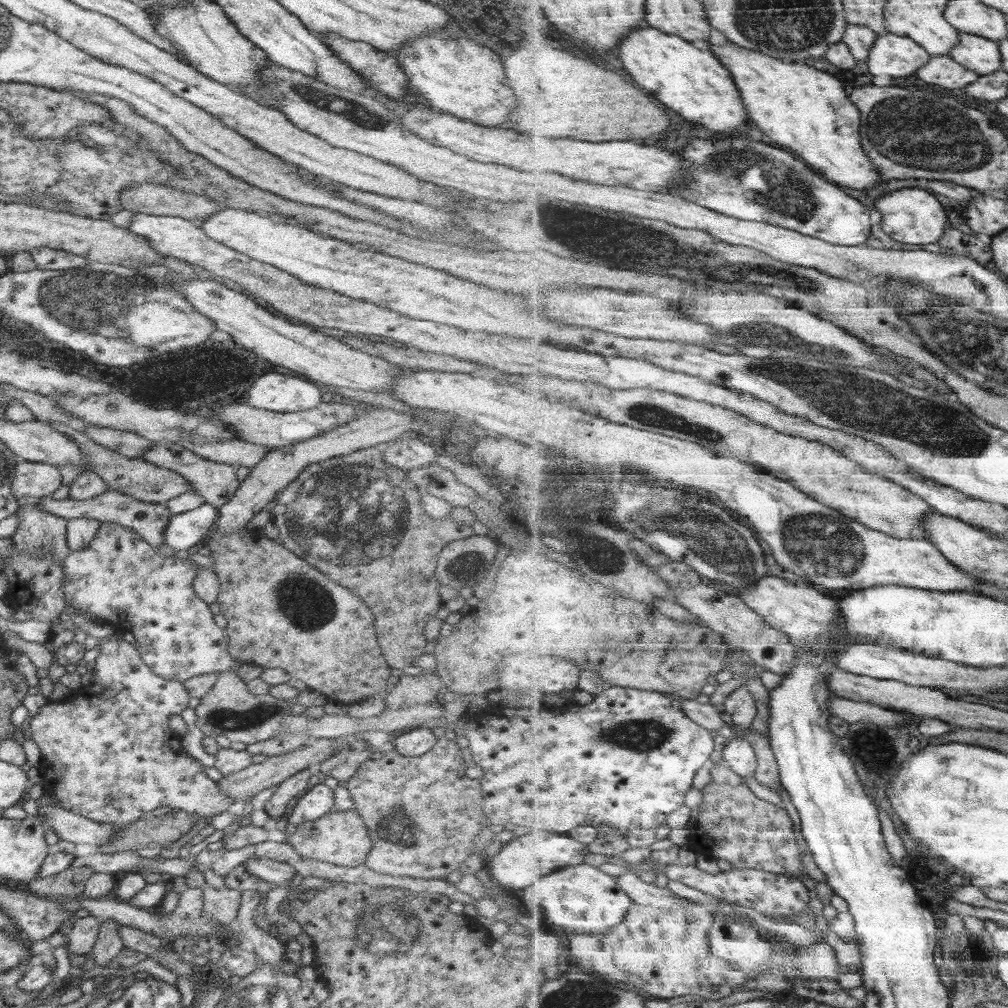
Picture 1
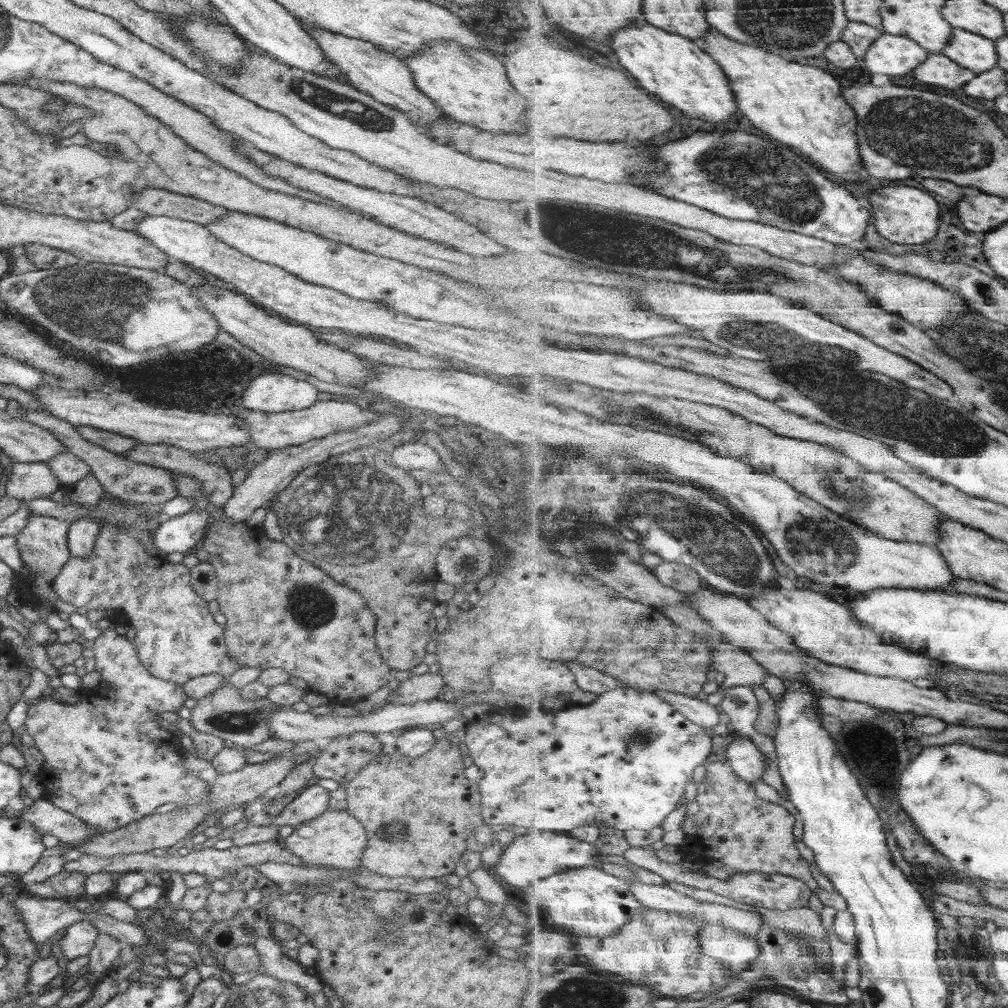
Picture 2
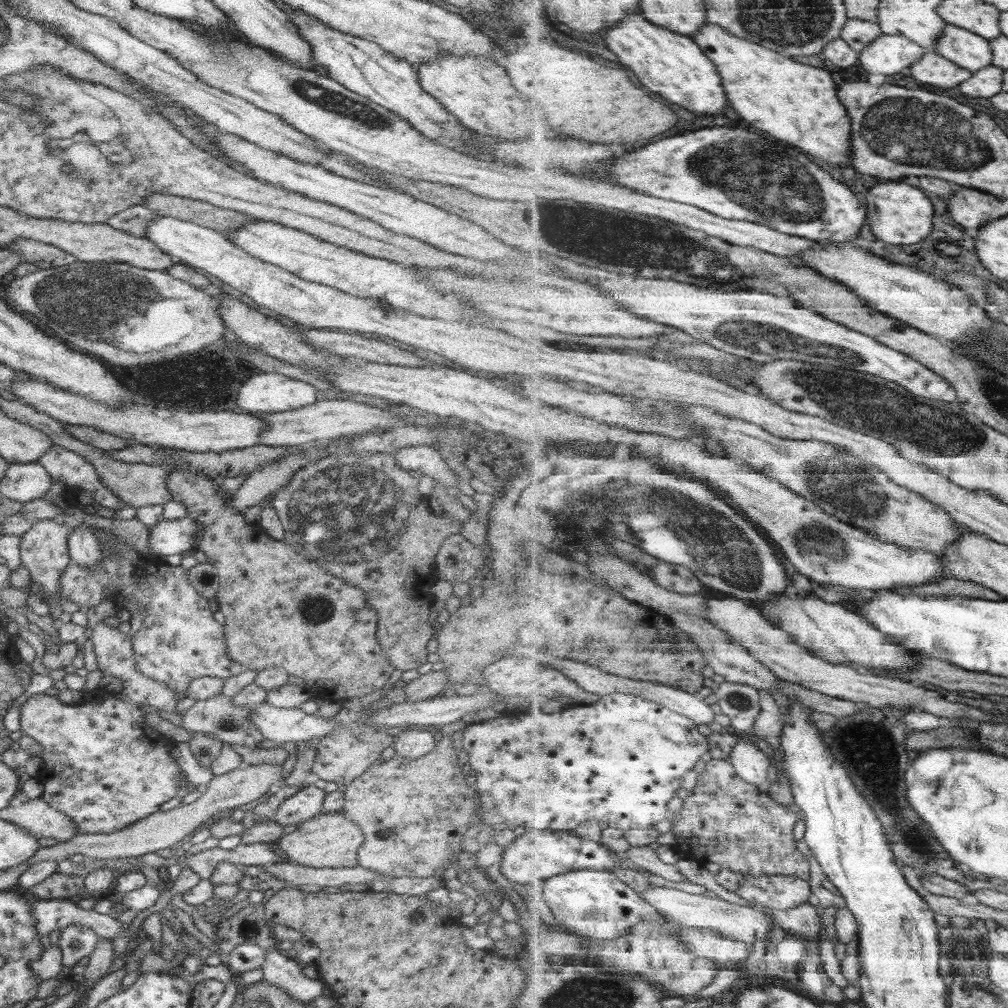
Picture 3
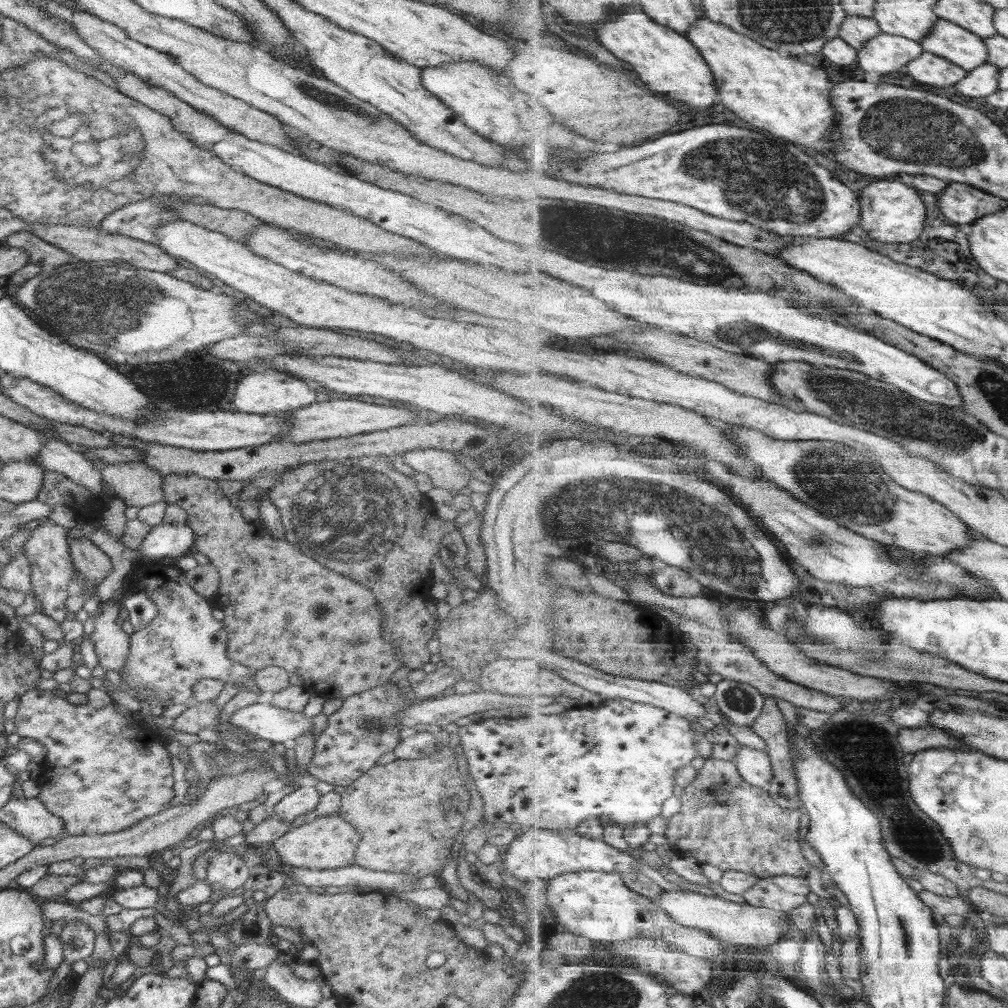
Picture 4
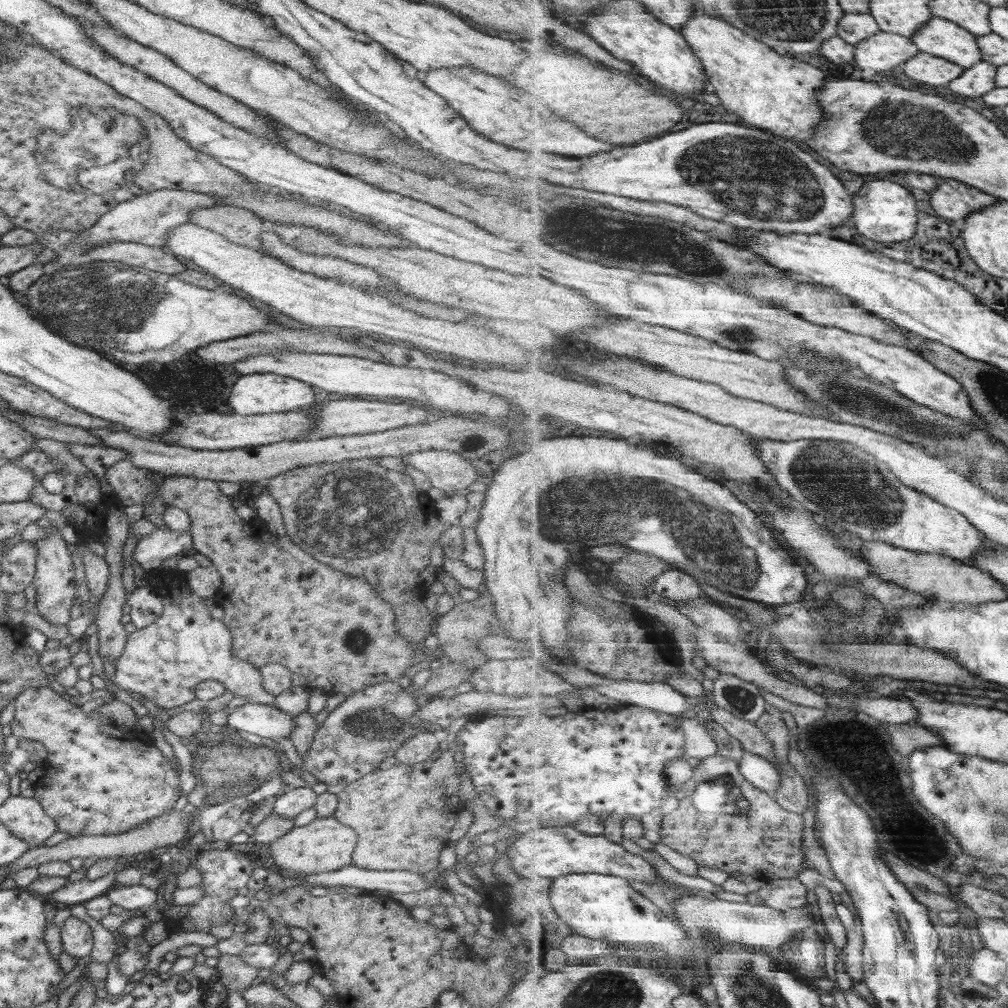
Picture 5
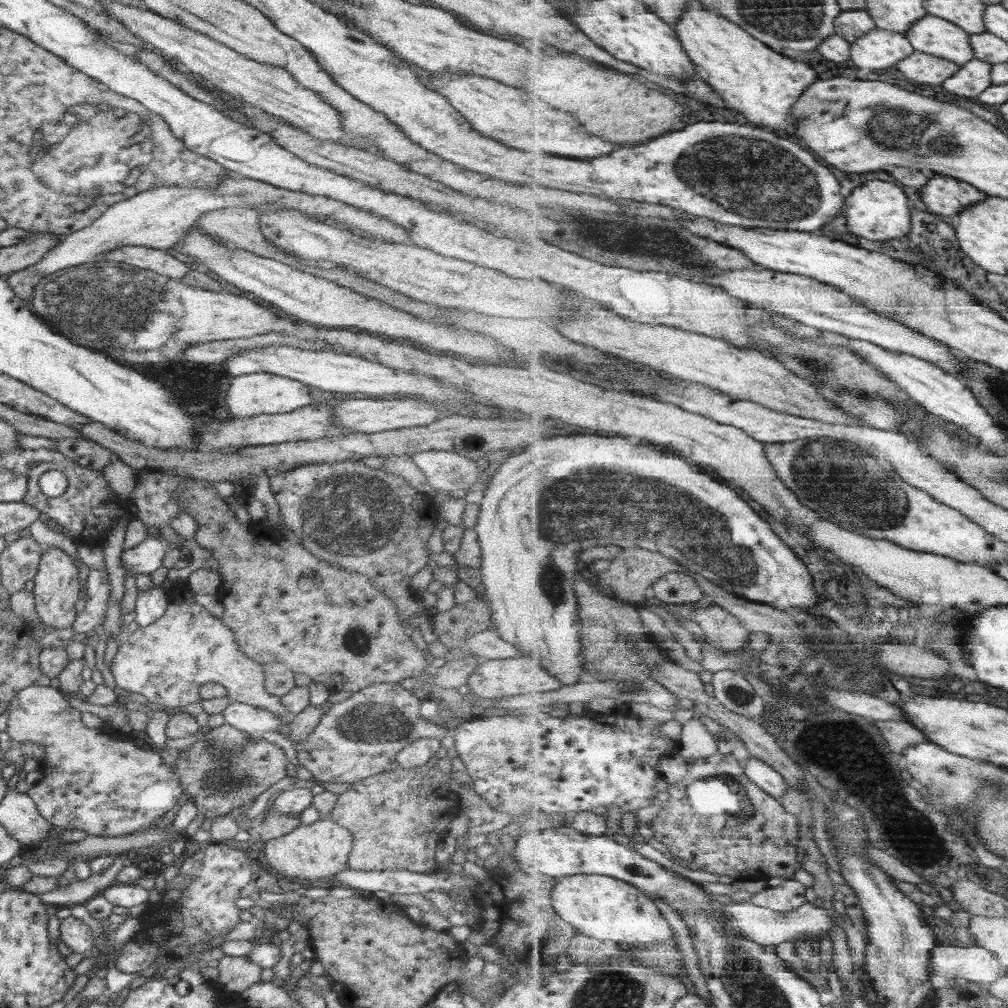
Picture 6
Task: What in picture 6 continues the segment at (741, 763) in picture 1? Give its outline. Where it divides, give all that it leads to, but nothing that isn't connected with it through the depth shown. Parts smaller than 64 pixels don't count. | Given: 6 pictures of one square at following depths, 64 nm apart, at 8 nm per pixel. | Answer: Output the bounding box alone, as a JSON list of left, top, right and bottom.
[745,756,789,802]

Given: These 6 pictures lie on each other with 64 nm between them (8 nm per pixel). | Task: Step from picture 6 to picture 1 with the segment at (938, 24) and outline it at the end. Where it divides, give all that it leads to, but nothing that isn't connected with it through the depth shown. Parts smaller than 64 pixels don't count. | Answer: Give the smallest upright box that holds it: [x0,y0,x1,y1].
[950,31,1003,76]

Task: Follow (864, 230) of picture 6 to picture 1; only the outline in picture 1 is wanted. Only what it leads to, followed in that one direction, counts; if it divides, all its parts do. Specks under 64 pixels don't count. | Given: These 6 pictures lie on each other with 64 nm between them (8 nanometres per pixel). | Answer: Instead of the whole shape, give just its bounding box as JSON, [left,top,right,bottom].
[876,188,948,244]

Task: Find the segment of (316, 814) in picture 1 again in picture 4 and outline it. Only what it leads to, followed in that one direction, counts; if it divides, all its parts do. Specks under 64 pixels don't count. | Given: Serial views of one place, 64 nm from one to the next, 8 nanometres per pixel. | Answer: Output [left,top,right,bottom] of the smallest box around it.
[274,787,320,824]

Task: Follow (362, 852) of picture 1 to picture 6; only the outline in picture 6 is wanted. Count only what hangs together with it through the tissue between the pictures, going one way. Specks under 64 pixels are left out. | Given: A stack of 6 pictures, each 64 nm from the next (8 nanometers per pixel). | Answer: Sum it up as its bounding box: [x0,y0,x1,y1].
[264,817,354,882]

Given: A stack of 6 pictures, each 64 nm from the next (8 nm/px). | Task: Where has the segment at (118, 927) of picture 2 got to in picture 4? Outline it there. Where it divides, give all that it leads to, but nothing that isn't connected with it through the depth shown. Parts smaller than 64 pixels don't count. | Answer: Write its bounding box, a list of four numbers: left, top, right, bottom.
[40,900,108,933]

